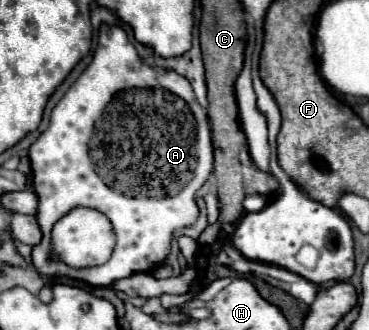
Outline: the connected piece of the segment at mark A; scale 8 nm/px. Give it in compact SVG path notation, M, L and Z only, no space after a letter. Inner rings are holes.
M101 25L99 29L99 39L97 39L97 47L95 47L95 53L93 53L93 61L89 63L89 67L79 75L79 79L69 87L69 91L61 97L61 101L55 105L53 113L51 113L51 123L49 127L37 137L37 141L29 147L29 161L31 161L31 175L33 175L33 191L37 193L39 197L39 207L37 207L37 223L41 227L42 240L38 245L33 247L31 251L31 257L33 257L33 265L37 269L37 273L41 277L69 277L69 279L77 279L77 281L83 281L87 285L93 285L93 287L109 287L113 281L117 279L123 279L123 277L129 277L129 275L135 275L135 273L145 273L145 271L153 271L161 265L165 265L165 259L167 255L171 253L171 241L173 241L173 231L175 229L183 229L183 227L189 227L197 221L199 217L199 207L195 203L195 191L207 181L211 169L213 169L213 145L211 145L211 125L209 125L209 117L207 117L207 111L197 103L195 99L195 93L189 85L189 81L181 75L177 75L175 71L157 71L157 69L151 69L149 65L145 65L135 49L135 45L131 41L127 41L127 33L119 27L119 25ZM71 207L93 207L93 209L99 209L101 213L107 213L109 221L113 223L113 229L115 229L115 235L117 235L117 245L115 245L115 251L111 255L111 259L105 263L105 265L99 265L99 267L87 267L87 269L71 269L63 263L51 263L51 230L53 223L57 219L63 217L63 213L67 213Z

